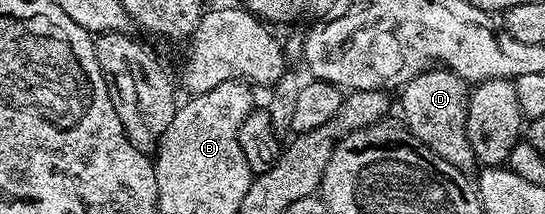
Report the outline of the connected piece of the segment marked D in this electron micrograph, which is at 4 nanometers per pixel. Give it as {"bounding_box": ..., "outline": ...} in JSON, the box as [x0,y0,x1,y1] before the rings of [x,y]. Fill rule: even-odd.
{"bounding_box":[400,69,478,172],"outline":[[[429,69],[415,75],[404,84],[400,95],[400,107],[404,110],[403,122],[438,157],[450,161],[459,171],[471,172],[478,160],[468,136],[468,97],[469,84],[447,69]]]}

